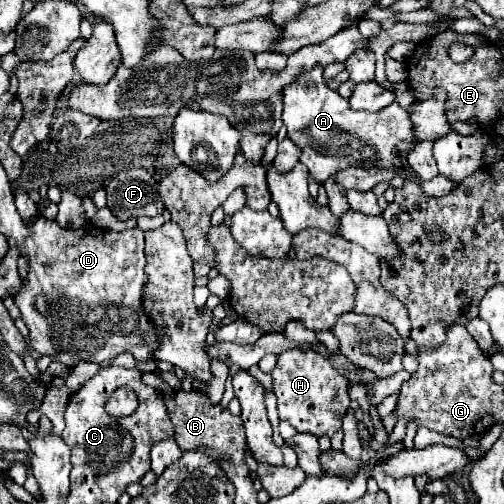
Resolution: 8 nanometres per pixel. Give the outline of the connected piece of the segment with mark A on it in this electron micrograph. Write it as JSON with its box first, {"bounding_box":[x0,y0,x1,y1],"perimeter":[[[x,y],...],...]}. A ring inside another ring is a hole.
{"bounding_box":[282,64,416,184],"perimeter":[[[318,64],[312,70],[302,70],[298,78],[282,90],[282,122],[288,128],[288,138],[302,148],[300,162],[308,168],[314,182],[322,184],[328,174],[348,166],[402,166],[400,154],[406,156],[416,144],[410,114],[400,108],[398,102],[392,102],[378,112],[350,110],[348,100],[326,86],[322,70],[324,68]]]}

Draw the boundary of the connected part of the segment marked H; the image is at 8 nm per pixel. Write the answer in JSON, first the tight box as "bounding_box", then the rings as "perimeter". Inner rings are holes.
{"bounding_box":[270,350,350,436],"perimeter":[[[286,350],[278,356],[274,370],[270,372],[274,394],[278,398],[280,420],[290,422],[298,432],[308,432],[314,436],[334,436],[342,428],[342,418],[350,406],[348,386],[350,382],[332,368],[324,358],[316,358],[312,350]]]}

